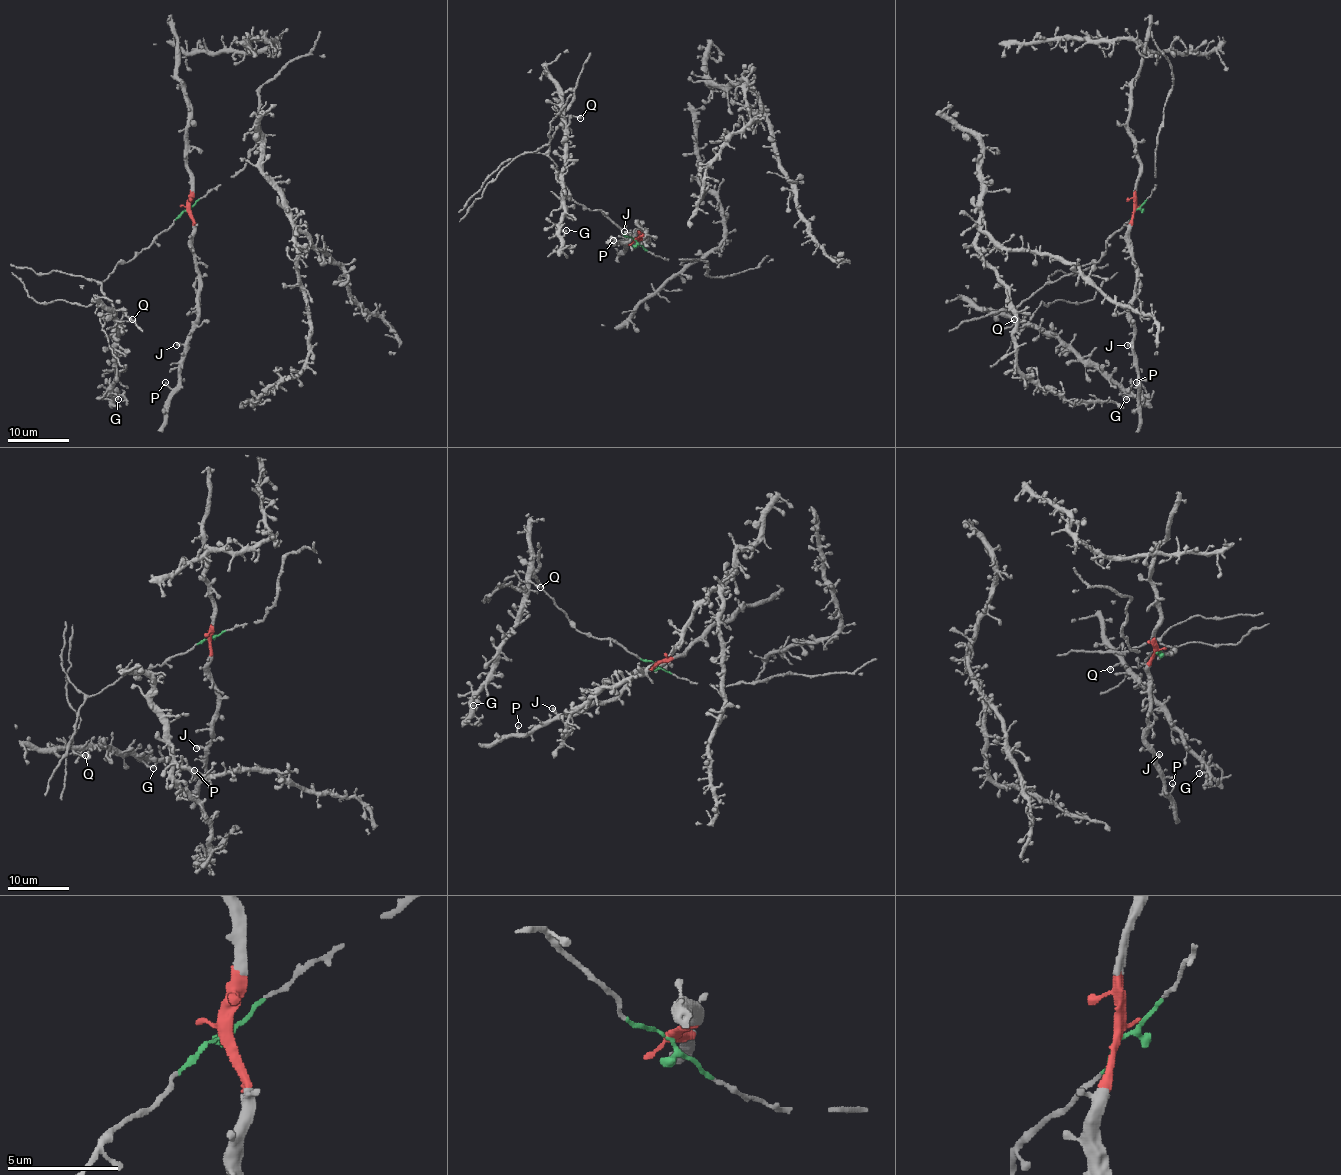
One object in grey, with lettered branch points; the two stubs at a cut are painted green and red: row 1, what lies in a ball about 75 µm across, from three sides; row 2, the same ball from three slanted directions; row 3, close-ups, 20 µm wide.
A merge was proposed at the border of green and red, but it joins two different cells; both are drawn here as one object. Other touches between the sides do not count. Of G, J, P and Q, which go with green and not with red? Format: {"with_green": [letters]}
{"with_green": ["G", "Q"]}

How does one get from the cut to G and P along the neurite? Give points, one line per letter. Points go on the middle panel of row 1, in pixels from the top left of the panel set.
G: (636, 240), (601, 211), (584, 208), (565, 194), (549, 156), (561, 113), (564, 217), (559, 234), (565, 229)
P: (636, 238), (641, 232), (647, 240), (645, 234), (628, 242), (613, 240)

